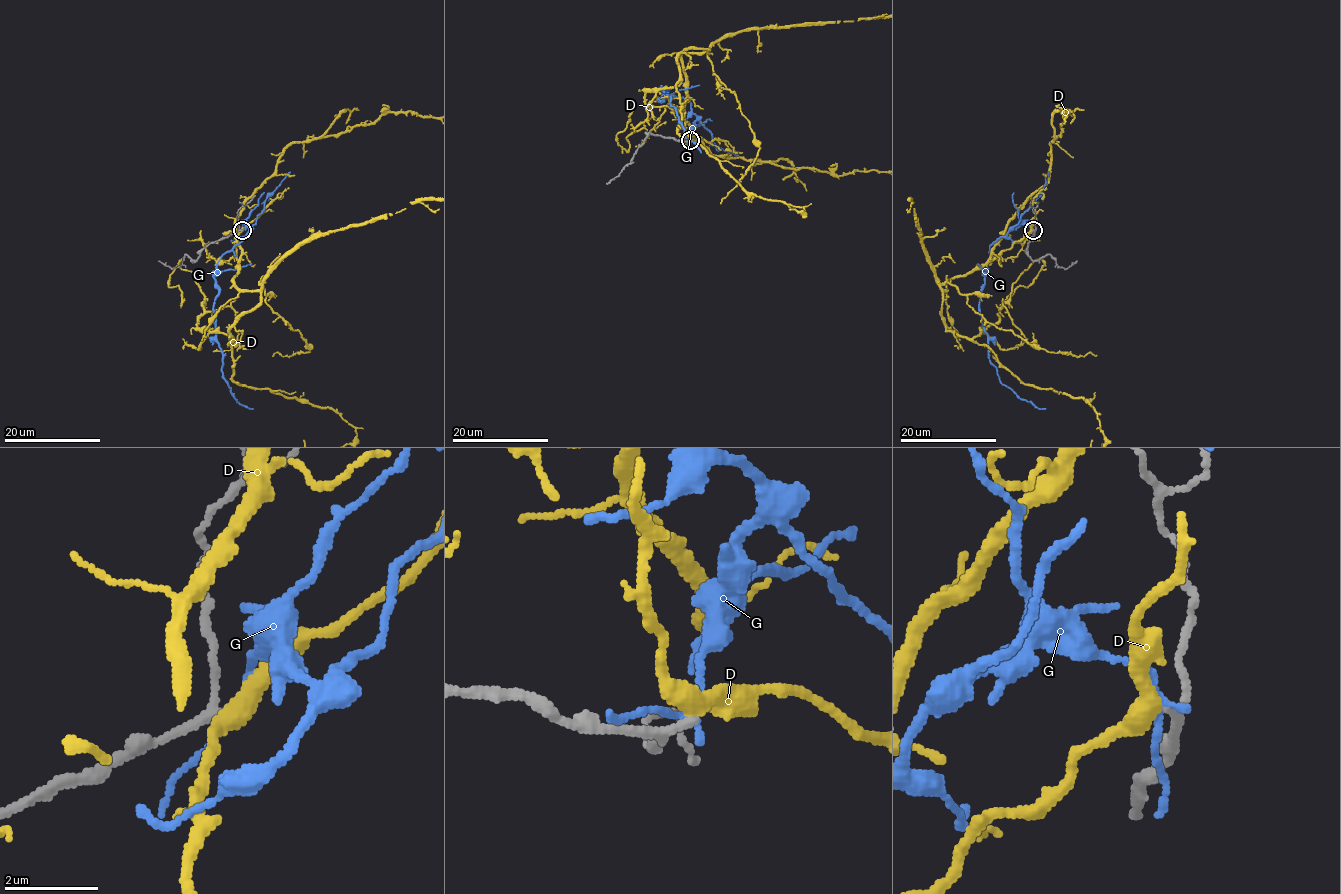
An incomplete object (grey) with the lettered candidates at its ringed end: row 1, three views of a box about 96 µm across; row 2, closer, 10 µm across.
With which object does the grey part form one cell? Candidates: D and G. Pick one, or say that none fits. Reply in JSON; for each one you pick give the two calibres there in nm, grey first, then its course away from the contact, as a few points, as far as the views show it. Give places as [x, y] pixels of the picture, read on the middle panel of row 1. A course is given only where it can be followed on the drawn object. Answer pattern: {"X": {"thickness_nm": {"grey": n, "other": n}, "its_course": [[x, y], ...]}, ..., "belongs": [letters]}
{"belongs": []}

